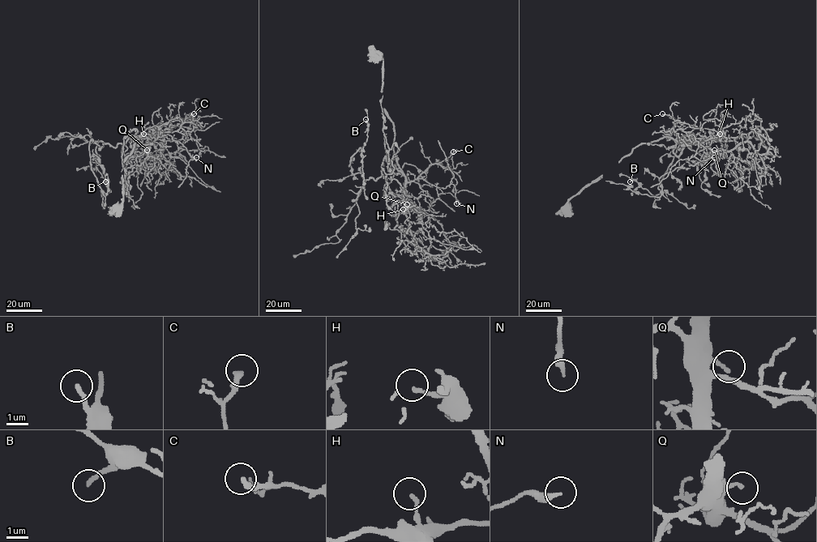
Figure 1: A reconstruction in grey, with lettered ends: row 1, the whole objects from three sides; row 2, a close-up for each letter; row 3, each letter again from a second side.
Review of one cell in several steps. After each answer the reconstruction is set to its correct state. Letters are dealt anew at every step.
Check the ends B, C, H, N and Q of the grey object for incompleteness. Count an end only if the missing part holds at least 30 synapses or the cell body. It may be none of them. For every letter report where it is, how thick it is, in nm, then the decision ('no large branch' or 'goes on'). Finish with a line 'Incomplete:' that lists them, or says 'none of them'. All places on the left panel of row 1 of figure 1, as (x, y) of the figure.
B: at (105, 181); 180 nm thick; no large branch
C: at (194, 113); 280 nm thick; no large branch
H: at (143, 134); 170 nm thick; no large branch
N: at (196, 157); 300 nm thick; no large branch
Q: at (147, 150); 150 nm thick; no large branch
Incomplete: none of them

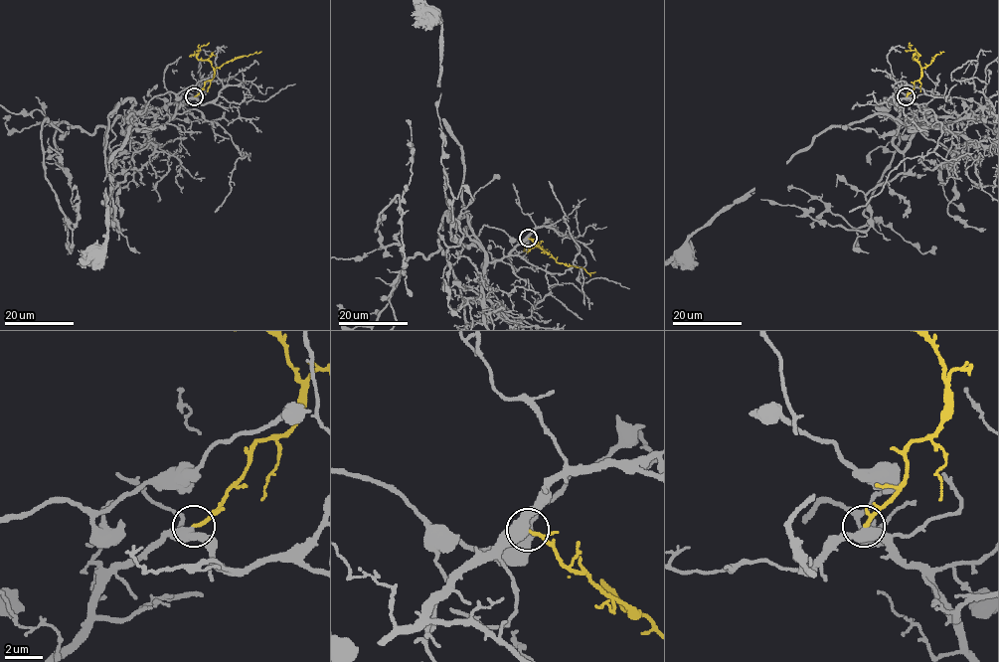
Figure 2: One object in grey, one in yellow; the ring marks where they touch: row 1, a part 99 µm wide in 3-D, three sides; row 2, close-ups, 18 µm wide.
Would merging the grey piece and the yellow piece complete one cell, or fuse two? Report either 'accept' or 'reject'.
accept

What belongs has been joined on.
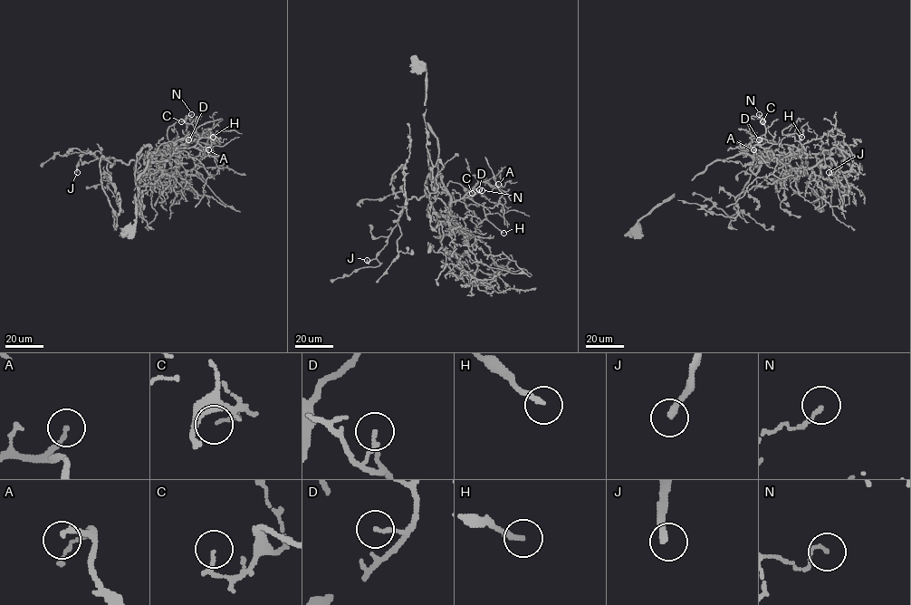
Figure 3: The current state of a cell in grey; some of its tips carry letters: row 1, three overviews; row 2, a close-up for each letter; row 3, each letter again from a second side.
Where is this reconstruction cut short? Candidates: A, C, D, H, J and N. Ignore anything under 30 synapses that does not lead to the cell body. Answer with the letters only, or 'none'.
A, H, J

